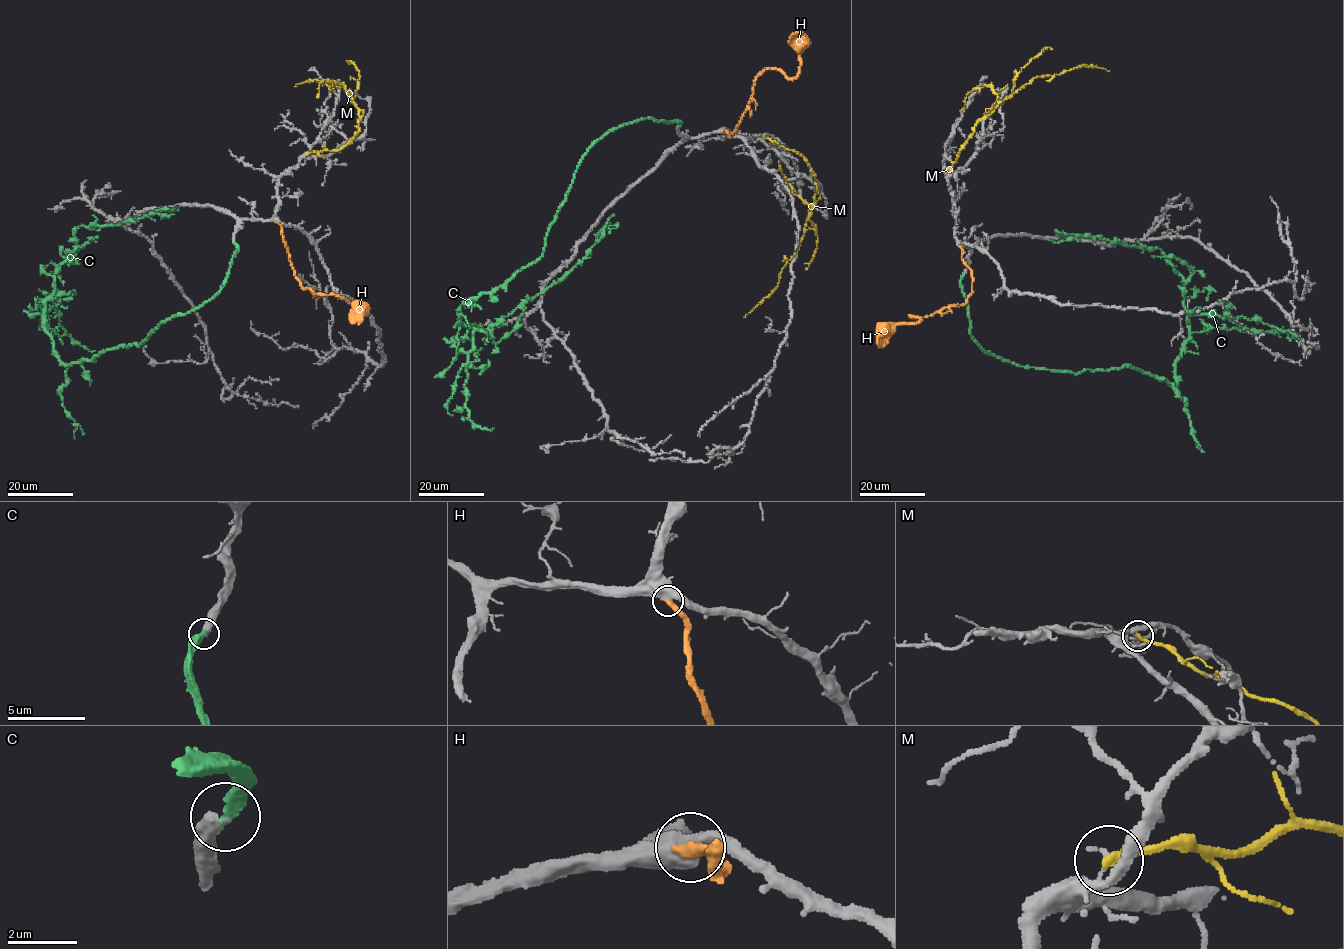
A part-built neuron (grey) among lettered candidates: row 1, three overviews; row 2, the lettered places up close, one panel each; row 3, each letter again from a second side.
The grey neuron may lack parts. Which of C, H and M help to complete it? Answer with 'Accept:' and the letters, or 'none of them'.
Accept: C, H

